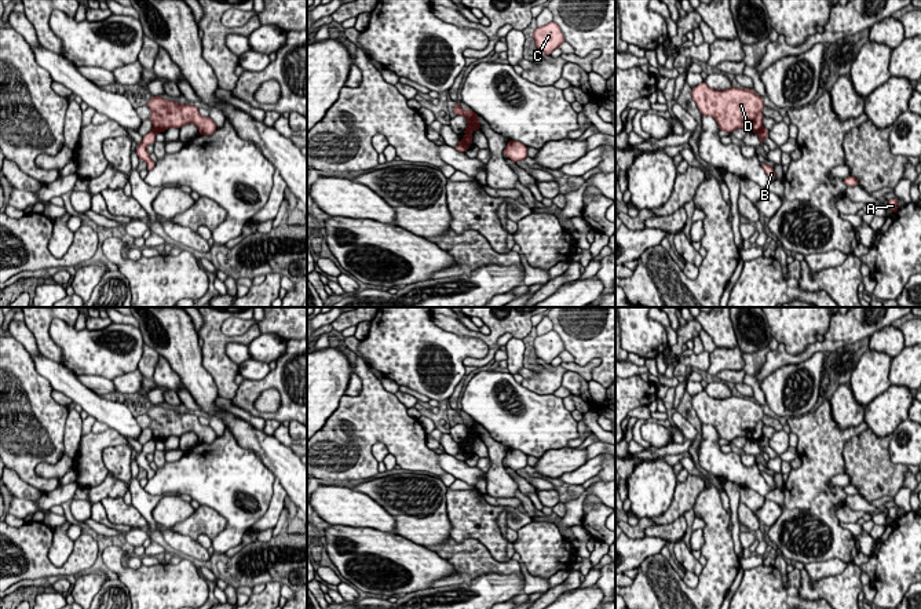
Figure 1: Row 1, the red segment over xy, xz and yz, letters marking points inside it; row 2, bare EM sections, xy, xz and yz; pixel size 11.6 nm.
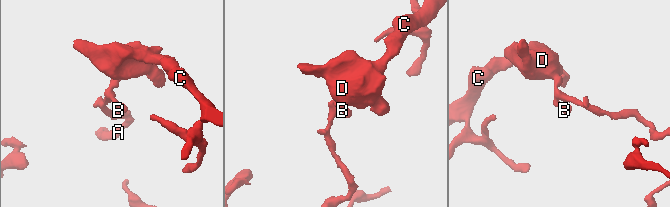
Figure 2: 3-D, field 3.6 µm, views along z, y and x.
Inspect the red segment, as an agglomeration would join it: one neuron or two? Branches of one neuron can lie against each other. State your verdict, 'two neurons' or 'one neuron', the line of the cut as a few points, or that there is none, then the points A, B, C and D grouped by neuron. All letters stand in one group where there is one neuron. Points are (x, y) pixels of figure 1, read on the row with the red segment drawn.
two neurons; cut xy (153, 128), (157, 131); groups A B / C D

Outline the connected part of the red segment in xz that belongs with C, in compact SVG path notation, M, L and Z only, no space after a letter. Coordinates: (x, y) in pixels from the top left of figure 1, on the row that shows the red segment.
M553 21L541 28L536 28L531 37L536 47L545 55L551 55L553 50L559 48L559 45L564 43L563 33L559 25Z

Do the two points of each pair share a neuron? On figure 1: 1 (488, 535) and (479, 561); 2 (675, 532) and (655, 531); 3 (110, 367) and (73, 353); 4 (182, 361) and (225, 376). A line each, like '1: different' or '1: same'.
1: different
2: same
3: same
4: different

